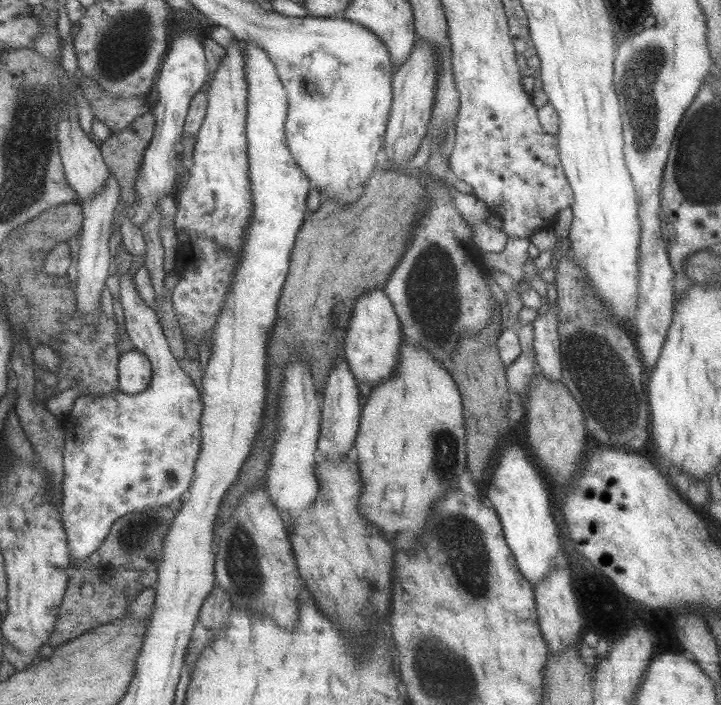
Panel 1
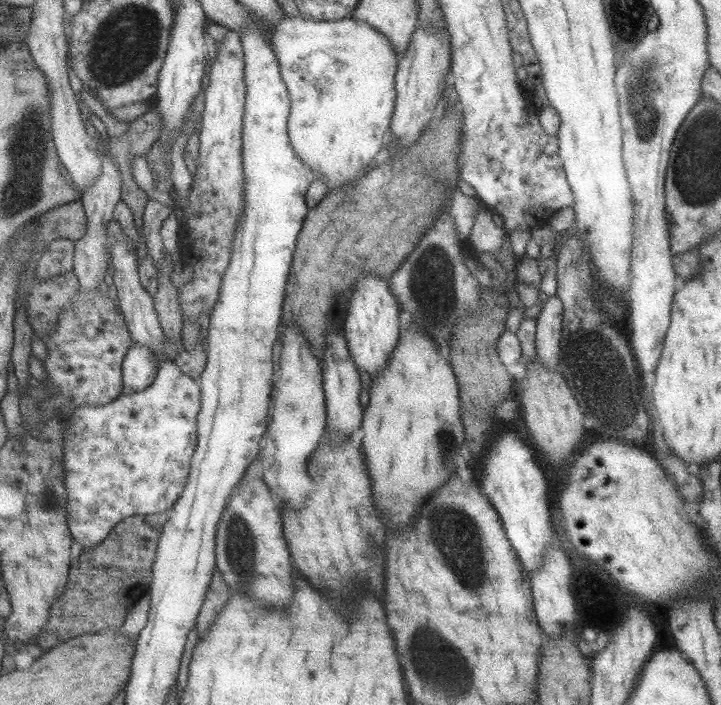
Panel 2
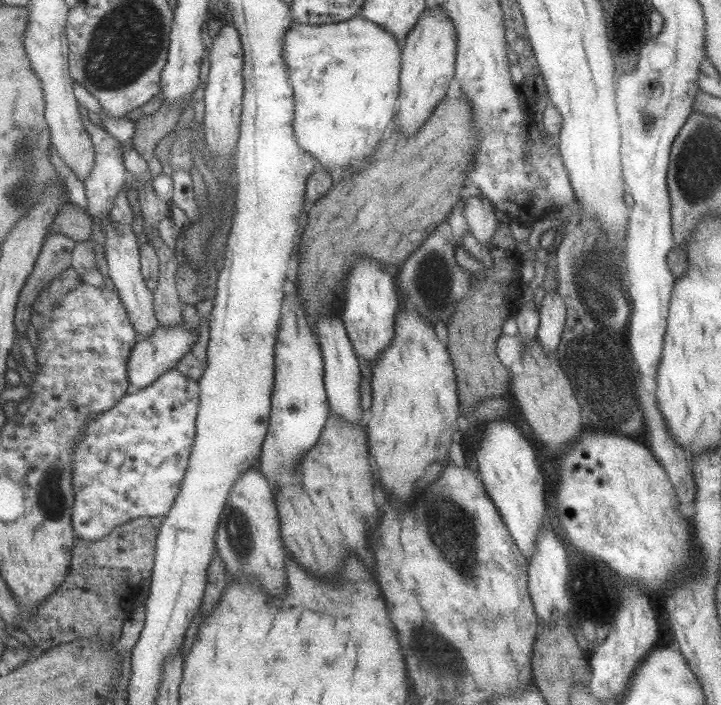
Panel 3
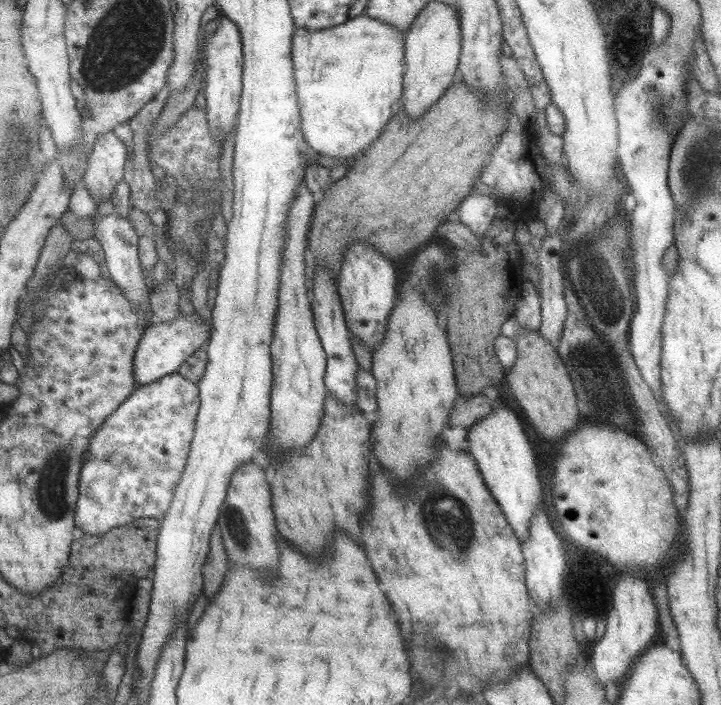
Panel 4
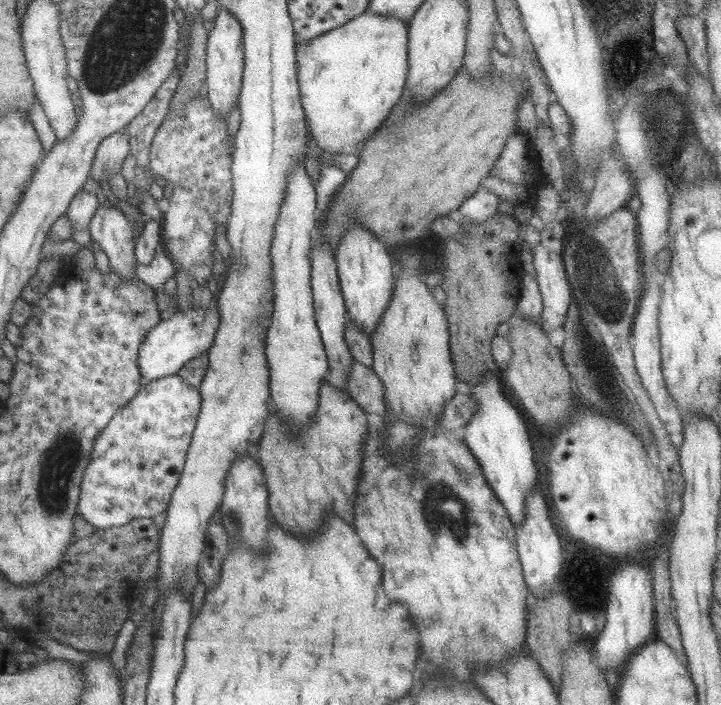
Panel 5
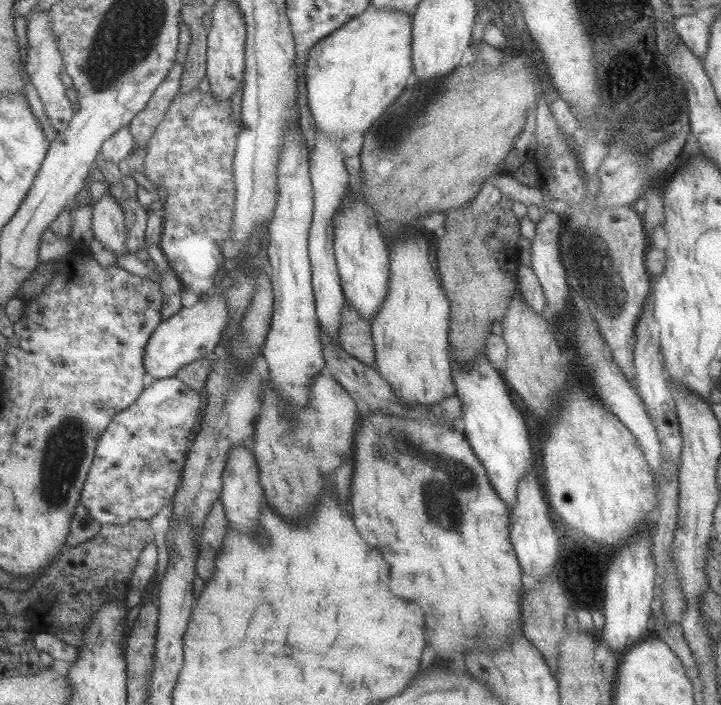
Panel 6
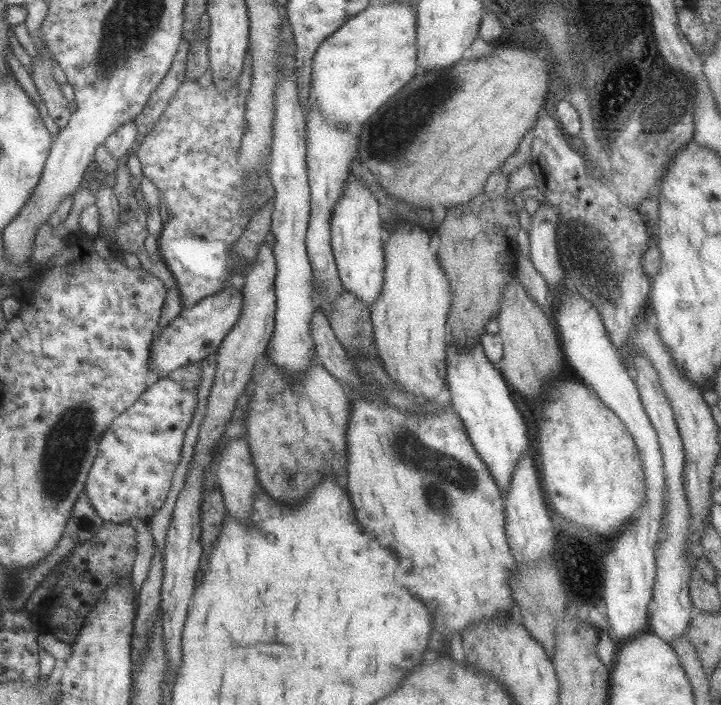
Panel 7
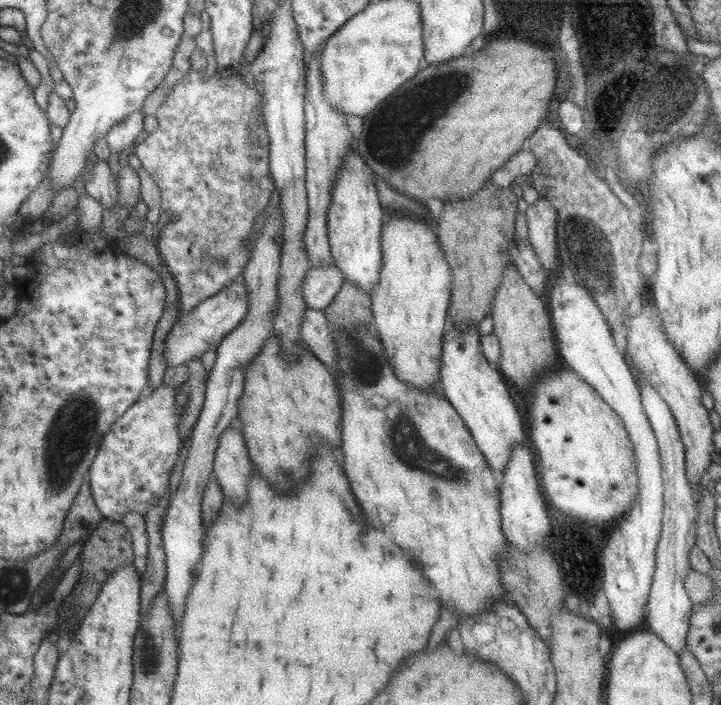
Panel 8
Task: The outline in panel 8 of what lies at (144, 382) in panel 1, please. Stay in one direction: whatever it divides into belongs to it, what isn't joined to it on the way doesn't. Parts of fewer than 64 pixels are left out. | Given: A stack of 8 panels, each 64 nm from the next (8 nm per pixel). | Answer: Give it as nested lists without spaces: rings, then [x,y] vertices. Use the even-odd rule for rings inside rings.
[[[231,282],[217,294],[204,298],[197,306],[180,314],[163,341],[163,359],[167,367],[180,366],[189,360],[200,359],[204,352],[215,351],[226,334],[235,328],[245,316],[247,295],[244,283]]]

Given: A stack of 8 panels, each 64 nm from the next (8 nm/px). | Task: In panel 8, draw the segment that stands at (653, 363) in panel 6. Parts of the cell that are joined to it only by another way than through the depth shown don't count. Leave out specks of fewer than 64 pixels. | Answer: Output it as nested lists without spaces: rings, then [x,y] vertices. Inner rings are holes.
[[[643,374],[637,376],[636,384],[639,388],[643,412],[647,416],[649,426],[654,432],[658,444],[664,502],[662,529],[655,549],[655,568],[645,606],[644,628],[655,634],[678,656],[686,644],[688,620],[692,613],[693,604],[683,586],[683,579],[691,569],[688,556],[696,539],[698,512],[694,492],[685,476],[684,446],[670,408],[655,392],[655,388],[651,388],[649,380]]]

